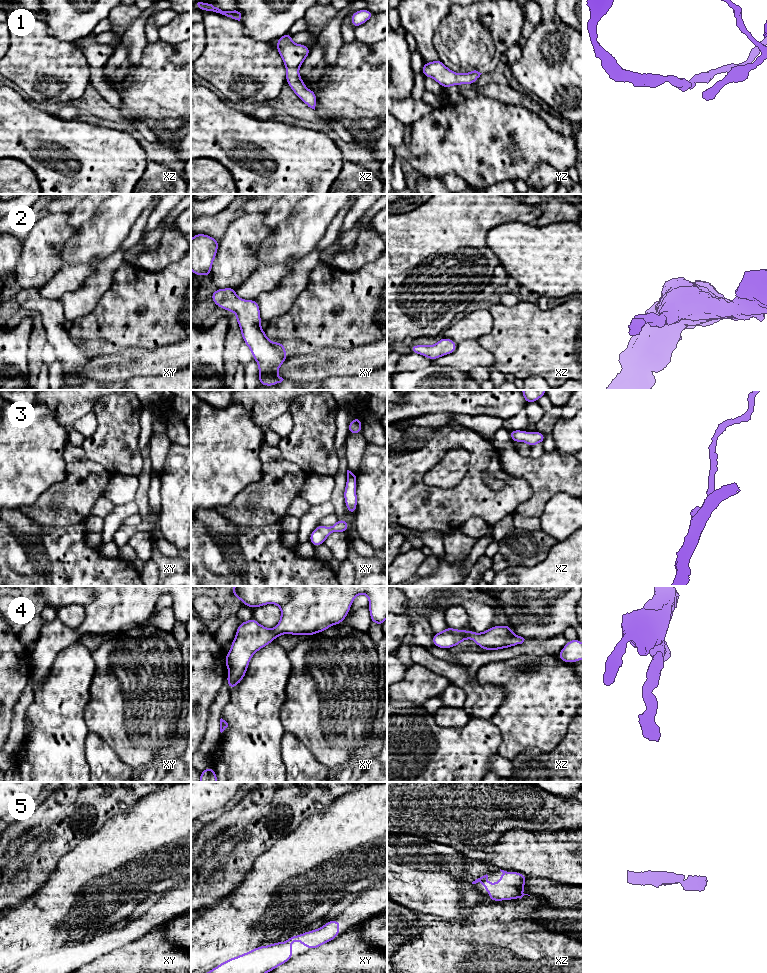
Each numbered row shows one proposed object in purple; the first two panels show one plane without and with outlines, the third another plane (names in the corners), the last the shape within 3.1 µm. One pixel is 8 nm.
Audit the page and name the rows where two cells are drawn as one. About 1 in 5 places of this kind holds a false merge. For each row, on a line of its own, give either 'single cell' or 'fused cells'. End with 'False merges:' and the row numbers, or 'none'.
1: single cell
2: single cell
3: single cell
4: single cell
5: single cell
False merges: none

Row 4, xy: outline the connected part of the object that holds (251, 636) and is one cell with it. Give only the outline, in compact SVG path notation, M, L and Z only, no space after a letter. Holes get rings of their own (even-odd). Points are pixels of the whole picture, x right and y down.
M234 586L232 595L239 598L243 605L257 608L266 604L276 604L281 608L281 618L277 627L272 629L262 626L254 618L239 624L231 649L225 656L228 688L233 689L244 679L252 656L278 636L311 636L343 622L352 602L359 594L368 596L371 623L382 627L387 618L387 586Z

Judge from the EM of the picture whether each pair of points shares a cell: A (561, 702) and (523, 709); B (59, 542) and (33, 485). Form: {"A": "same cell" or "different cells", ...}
{"A": "same cell", "B": "different cells"}

